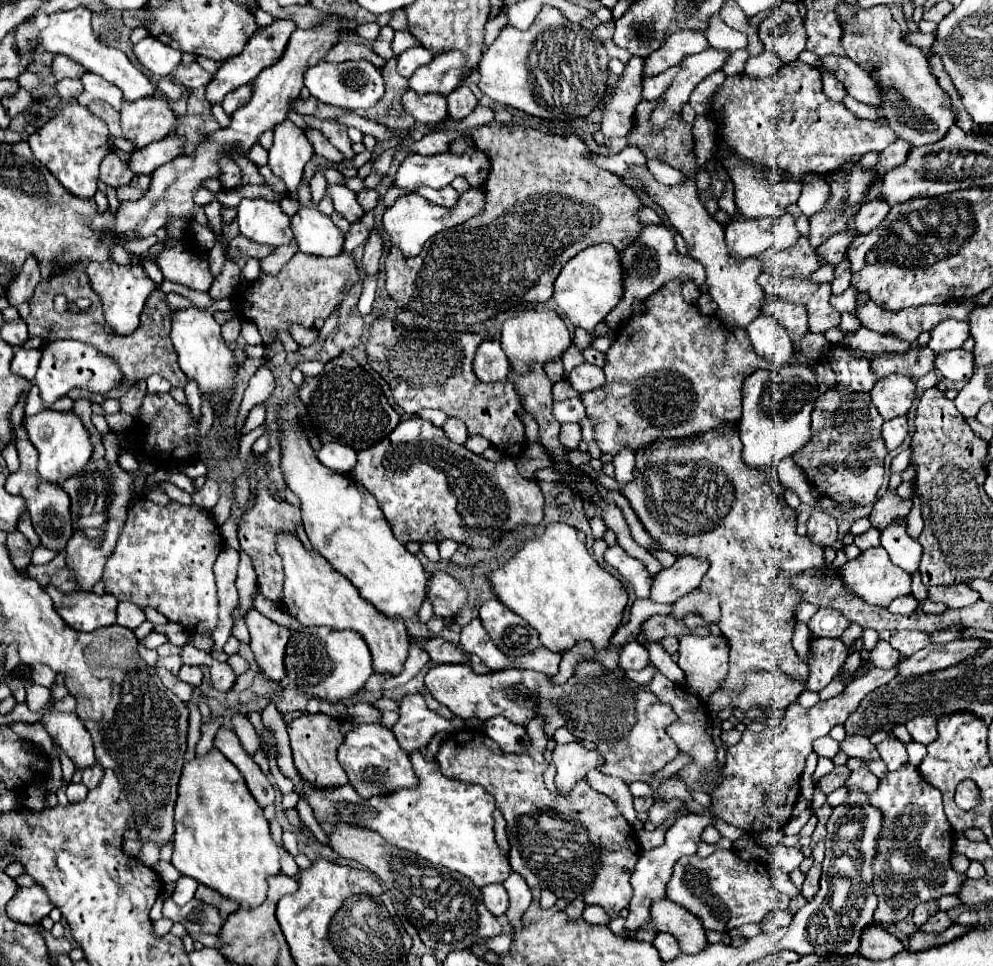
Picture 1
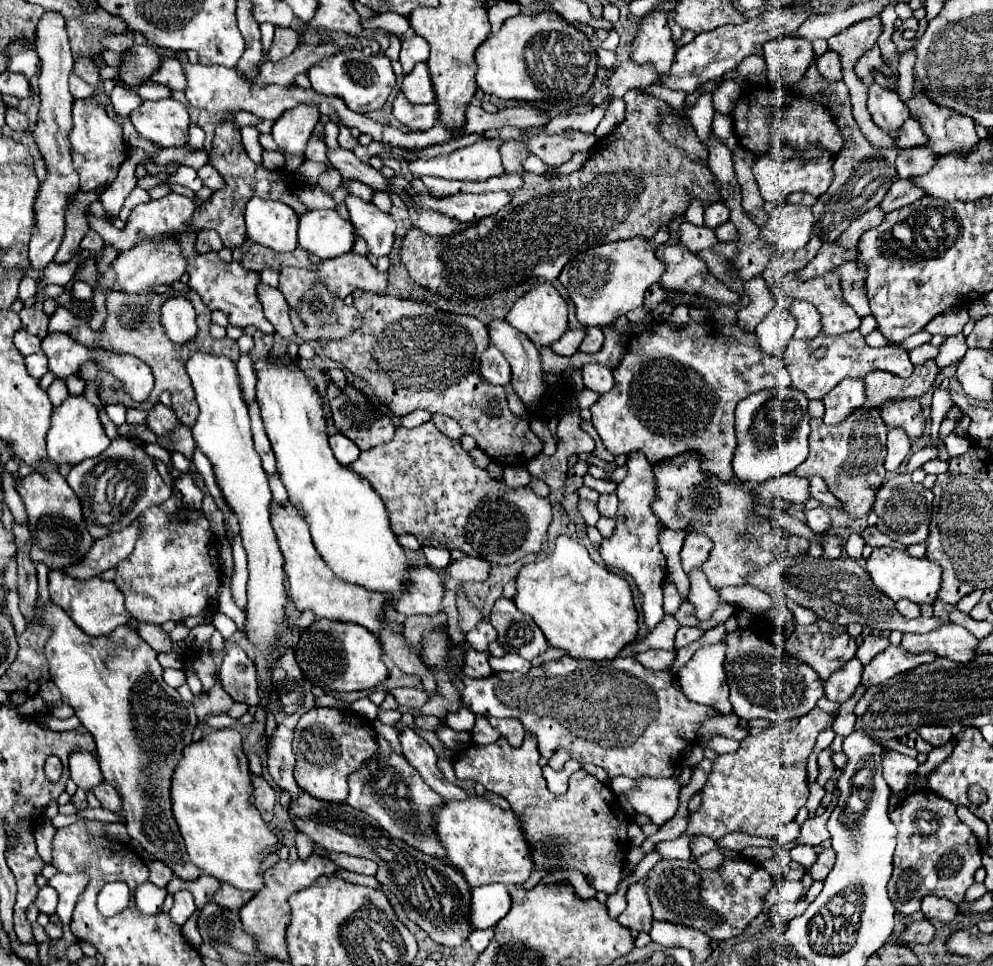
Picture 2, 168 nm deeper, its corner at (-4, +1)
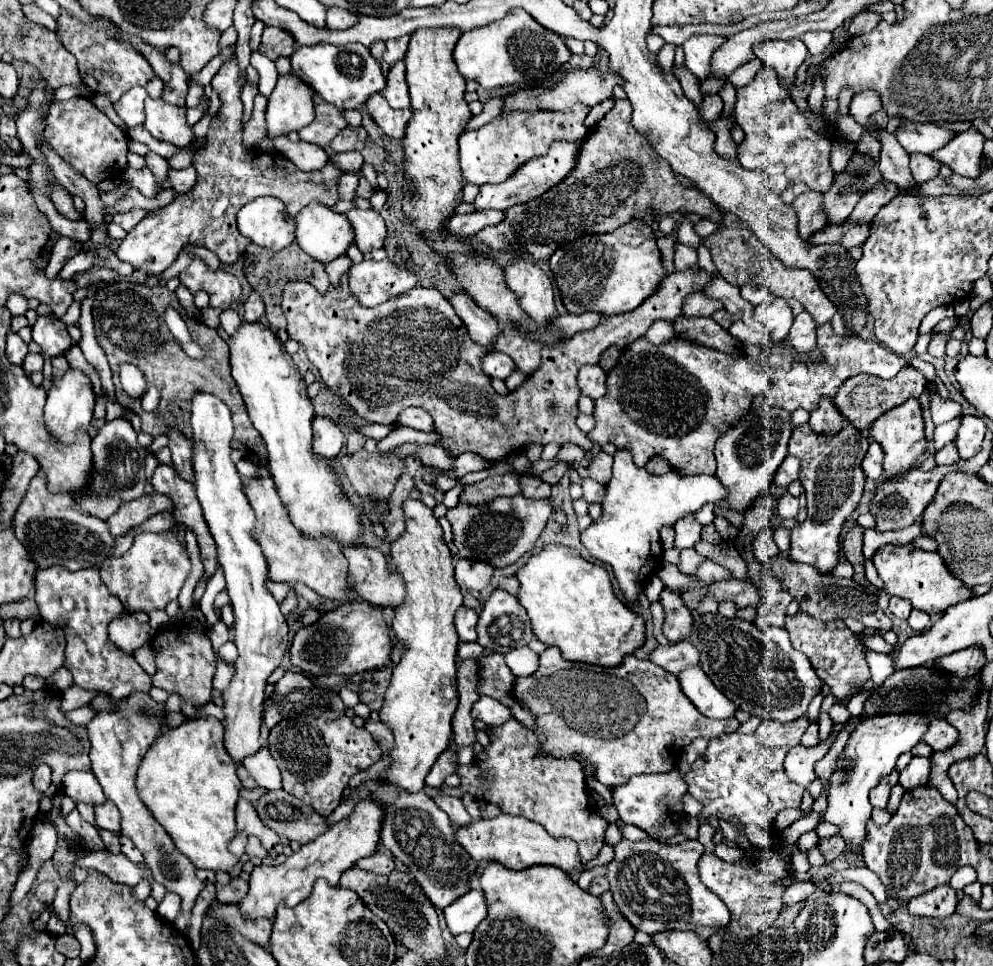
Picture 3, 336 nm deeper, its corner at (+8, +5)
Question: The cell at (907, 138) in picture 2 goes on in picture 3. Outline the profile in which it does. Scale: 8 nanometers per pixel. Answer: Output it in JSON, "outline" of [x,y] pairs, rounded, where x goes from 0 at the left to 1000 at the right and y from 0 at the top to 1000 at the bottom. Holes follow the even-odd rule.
{"outline":[[[908,128],[902,137],[902,143],[914,159],[939,159],[959,145],[961,139],[961,135],[947,133],[943,128]]]}

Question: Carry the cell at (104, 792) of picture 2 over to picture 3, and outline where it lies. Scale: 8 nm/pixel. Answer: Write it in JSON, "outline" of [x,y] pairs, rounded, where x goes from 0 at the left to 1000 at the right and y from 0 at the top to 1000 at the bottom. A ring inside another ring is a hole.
{"outline":[[[113,830],[97,834],[97,853],[105,859],[121,863],[121,841],[117,841],[117,834]]]}

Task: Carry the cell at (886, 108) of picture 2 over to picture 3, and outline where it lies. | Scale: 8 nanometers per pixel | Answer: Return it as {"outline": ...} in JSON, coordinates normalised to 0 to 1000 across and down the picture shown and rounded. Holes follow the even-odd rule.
{"outline":[[[882,135],[888,145],[888,157],[886,157],[886,180],[892,188],[902,190],[908,197],[920,197],[924,190],[920,188],[916,174],[914,174],[914,157],[910,157],[910,153],[906,153],[904,145],[890,137],[890,135]]]}

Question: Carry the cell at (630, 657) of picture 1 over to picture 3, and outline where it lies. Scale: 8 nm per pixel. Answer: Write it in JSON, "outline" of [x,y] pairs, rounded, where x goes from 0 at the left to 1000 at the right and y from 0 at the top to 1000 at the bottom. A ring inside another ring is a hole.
{"outline":[[[687,663],[679,669],[663,669],[655,677],[655,683],[659,687],[663,687],[665,692],[669,692],[671,696],[675,696],[679,700],[683,700],[693,689],[701,689],[703,681],[705,679],[703,679],[701,671],[697,671],[697,667],[693,667],[693,663]]]}

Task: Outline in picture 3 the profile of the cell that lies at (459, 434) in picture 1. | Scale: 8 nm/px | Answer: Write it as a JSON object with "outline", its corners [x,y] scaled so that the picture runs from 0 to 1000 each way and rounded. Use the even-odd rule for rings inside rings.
{"outline":[[[409,422],[401,431],[401,439],[425,447],[435,447],[435,431],[431,431],[431,427],[427,427],[425,422]]]}

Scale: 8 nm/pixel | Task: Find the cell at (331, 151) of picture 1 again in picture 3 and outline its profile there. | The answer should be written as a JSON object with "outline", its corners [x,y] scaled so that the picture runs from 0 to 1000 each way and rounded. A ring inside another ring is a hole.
{"outline":[[[483,217],[483,219],[469,222],[469,224],[459,222],[459,224],[451,226],[449,238],[453,242],[463,244],[463,246],[471,246],[471,244],[477,244],[479,240],[483,240],[489,234],[504,232],[506,228],[508,228],[508,219],[504,219],[504,217]]]}

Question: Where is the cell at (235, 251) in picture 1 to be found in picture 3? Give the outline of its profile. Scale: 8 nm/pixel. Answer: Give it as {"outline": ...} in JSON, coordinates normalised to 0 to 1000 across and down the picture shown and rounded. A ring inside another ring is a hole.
{"outline":[[[298,251],[288,255],[282,261],[274,261],[268,257],[262,257],[258,253],[252,253],[248,263],[246,263],[246,282],[248,282],[248,290],[252,292],[254,300],[262,304],[262,308],[268,315],[268,329],[274,342],[282,342],[288,340],[288,329],[286,323],[282,321],[282,311],[284,311],[284,300],[292,294],[292,292],[312,292],[316,294],[322,302],[330,300],[330,284],[326,280],[324,271],[318,271],[316,267],[312,267]]]}

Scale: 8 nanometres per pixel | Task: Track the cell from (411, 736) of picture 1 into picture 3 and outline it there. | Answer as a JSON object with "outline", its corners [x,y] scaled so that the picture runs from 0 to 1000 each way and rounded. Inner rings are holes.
{"outline":[[[429,814],[427,820],[431,820],[431,822],[439,828],[439,832],[451,843],[455,855],[459,855],[459,857],[467,857],[467,855],[471,855],[471,853],[475,851],[475,847],[473,847],[471,841],[467,839],[465,828],[455,826],[455,824],[447,824],[447,822],[443,822],[441,816],[431,816],[431,814]]]}

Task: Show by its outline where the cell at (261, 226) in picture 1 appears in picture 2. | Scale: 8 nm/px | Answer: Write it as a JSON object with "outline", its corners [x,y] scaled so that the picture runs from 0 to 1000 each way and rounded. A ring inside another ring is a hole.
{"outline":[[[264,205],[248,211],[248,242],[254,251],[278,261],[294,261],[300,253],[298,238],[300,224],[290,211]]]}

